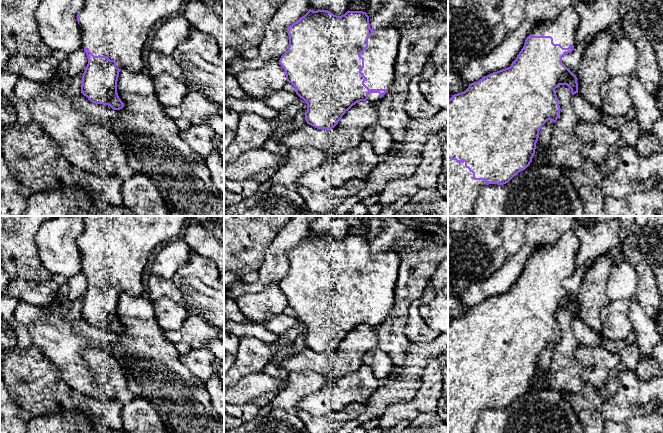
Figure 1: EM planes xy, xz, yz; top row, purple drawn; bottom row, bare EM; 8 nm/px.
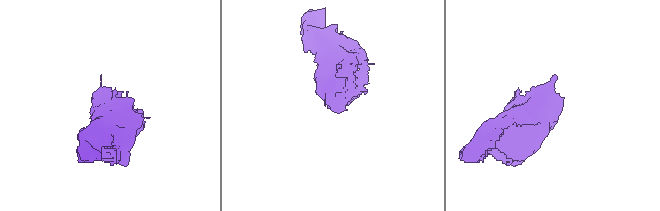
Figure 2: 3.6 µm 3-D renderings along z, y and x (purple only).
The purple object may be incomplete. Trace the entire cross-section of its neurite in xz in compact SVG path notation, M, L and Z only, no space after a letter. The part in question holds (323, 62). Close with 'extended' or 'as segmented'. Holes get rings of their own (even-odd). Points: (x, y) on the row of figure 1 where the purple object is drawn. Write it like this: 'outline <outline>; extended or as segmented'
outline M317 10L309 11L302 16L298 21L288 26L287 33L289 36L288 50L281 56L279 64L285 71L286 80L291 83L296 94L307 103L307 111L305 112L305 120L307 124L318 129L334 128L342 116L356 103L360 101L378 102L387 92L394 81L395 62L398 54L398 47L401 40L401 33L394 27L380 27L376 30L370 28L369 16L363 11L347 11L344 15L337 16L330 11Z; extended

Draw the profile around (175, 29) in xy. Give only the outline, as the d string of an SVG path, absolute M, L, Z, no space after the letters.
M184 14L167 18L152 38L151 51L172 55L177 46L188 37L192 28Z

